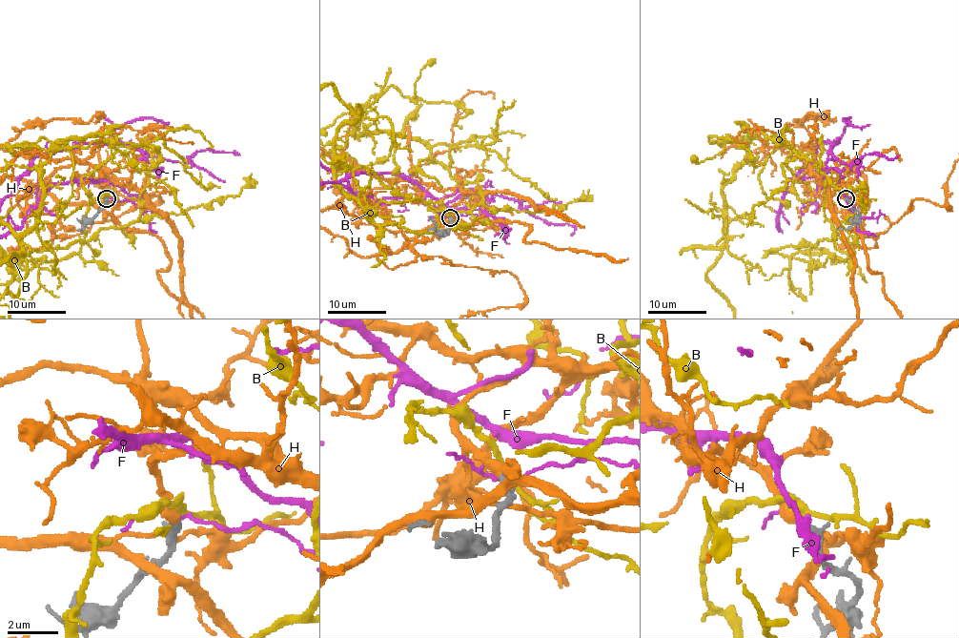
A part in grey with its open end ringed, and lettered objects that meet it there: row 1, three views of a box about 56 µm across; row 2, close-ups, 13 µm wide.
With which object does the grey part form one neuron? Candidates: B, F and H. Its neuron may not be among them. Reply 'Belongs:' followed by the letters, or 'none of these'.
Belongs: H

